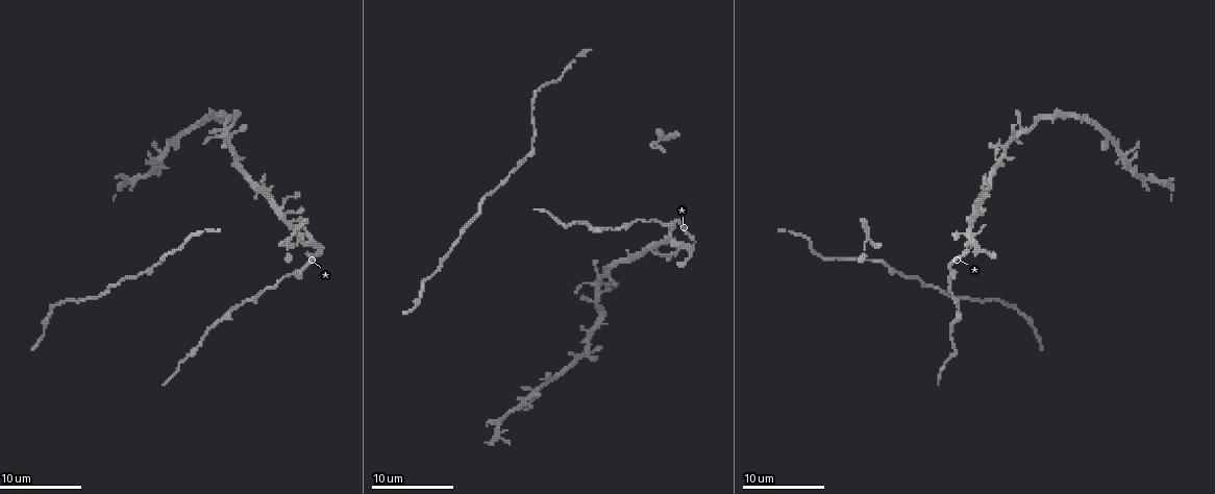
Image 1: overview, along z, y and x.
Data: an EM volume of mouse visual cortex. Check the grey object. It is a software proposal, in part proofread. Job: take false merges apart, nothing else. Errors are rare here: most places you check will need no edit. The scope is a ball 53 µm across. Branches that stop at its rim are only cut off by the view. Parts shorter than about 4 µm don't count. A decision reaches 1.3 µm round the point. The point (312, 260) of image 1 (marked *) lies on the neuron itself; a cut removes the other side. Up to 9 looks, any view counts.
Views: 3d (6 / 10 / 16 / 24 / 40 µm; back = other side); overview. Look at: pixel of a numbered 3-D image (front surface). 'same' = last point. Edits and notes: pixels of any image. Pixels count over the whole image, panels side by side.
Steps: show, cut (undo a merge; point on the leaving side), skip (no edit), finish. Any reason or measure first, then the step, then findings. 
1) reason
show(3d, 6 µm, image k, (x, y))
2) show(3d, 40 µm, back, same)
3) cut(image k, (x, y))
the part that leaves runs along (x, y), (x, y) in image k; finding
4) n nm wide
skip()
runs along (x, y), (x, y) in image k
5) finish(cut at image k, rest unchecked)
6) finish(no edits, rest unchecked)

show(3d, 6 µm, image 1, (133, 277))

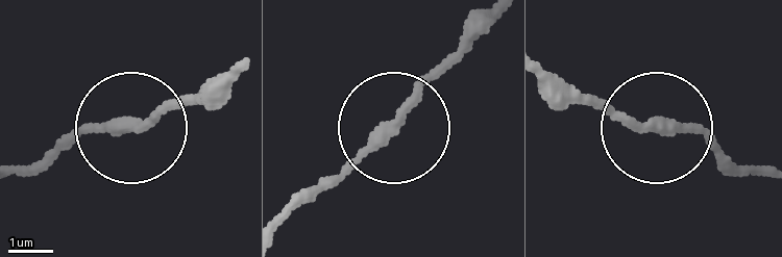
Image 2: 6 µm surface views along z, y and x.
260 nm wide
skip()
one neuron here

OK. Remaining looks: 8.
calibre changes
show(3d, 10 µm, image 1, (965, 298))

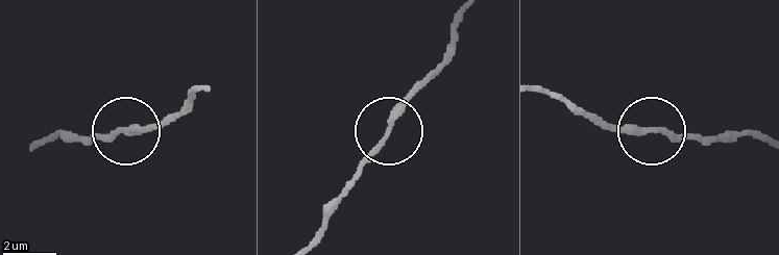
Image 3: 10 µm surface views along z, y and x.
skip()
one neuron here

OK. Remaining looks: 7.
thick turns thin
show(3d, 10 µm, image 1, (604, 229))

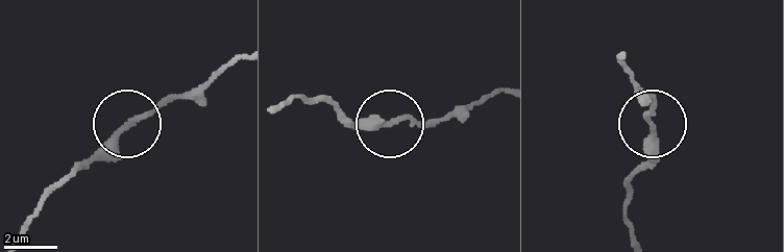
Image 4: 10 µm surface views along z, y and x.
skip()
runs along (500, 91), (440, 118), (341, 124) in image 4; continuous, no second neuron

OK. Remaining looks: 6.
side arm on a straight run
show(3d, 10 µm, image 1, (543, 384))

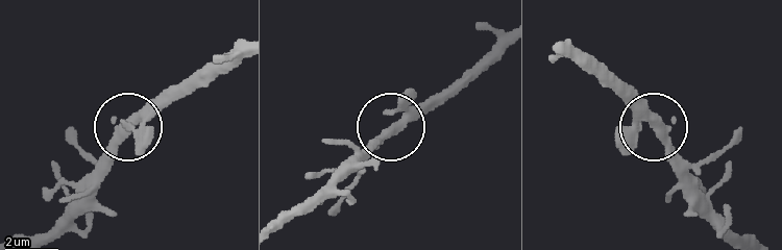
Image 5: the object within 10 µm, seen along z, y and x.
3 arms
skip()
runs along (560, 44), (578, 51), (654, 127), (697, 183) in image 5; one neuron here

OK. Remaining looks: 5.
finish(no edits, rest unchecked)

